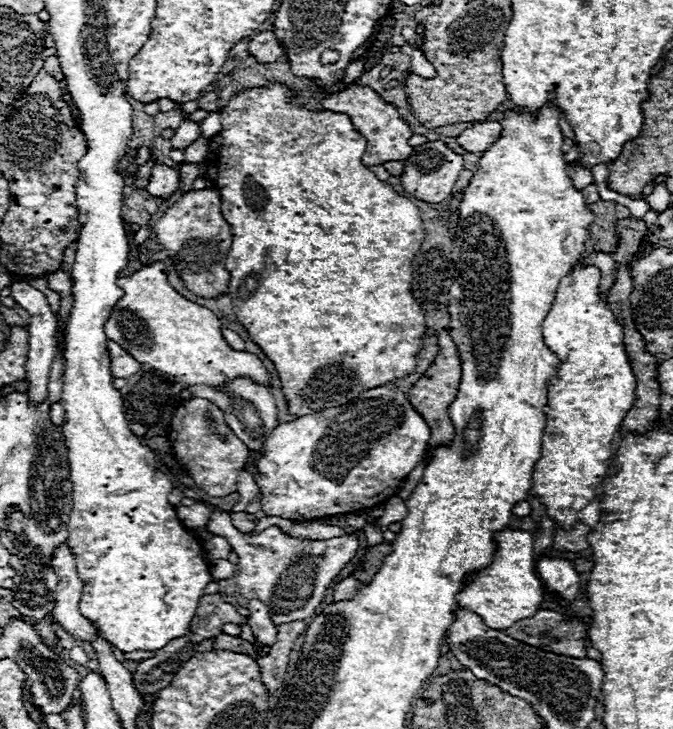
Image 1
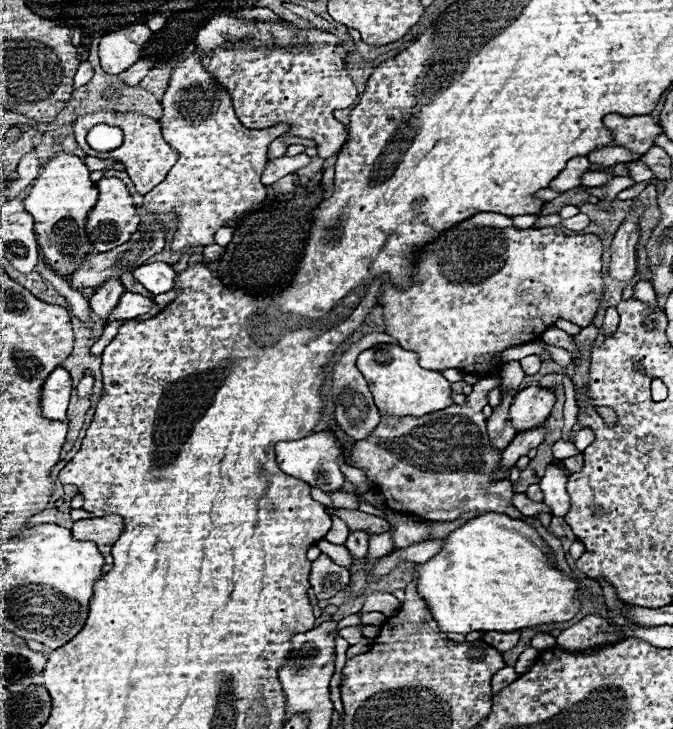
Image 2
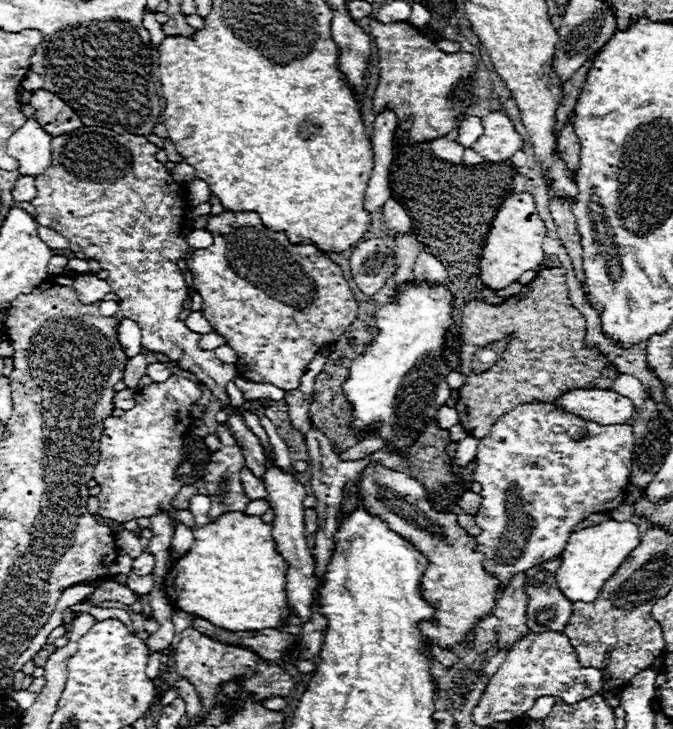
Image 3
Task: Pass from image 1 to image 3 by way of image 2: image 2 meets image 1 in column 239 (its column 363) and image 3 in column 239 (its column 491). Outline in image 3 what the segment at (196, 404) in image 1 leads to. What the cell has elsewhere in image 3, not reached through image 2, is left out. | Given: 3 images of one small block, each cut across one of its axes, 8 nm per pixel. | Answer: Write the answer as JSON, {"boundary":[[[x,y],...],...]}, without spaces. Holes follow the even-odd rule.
{"boundary":[[[236,378],[234,384],[242,392],[244,400],[258,400],[258,398],[270,398],[270,400],[282,400],[284,390],[272,386],[272,384],[262,384],[262,382],[248,382],[244,378]],[[218,424],[218,442],[220,442],[220,448],[216,452],[210,454],[210,462],[206,464],[204,472],[202,472],[202,480],[206,484],[206,490],[208,490],[208,498],[212,500],[212,506],[210,506],[210,520],[216,520],[218,516],[226,514],[226,512],[244,512],[246,506],[248,506],[248,498],[244,496],[244,490],[242,490],[242,480],[240,480],[240,472],[242,468],[246,468],[246,460],[244,460],[244,454],[242,454],[242,448],[238,446],[234,434],[230,432],[230,428],[226,424]]]}

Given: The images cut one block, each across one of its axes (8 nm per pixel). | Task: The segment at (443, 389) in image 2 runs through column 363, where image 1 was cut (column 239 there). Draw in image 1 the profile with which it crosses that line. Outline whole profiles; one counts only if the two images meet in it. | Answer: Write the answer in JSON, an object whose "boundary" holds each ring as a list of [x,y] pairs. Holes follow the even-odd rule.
{"boundary":[[[150,262],[138,272],[118,278],[124,296],[112,308],[104,324],[104,334],[116,340],[140,364],[178,376],[186,384],[224,386],[236,374],[250,376],[260,384],[268,384],[268,372],[262,362],[248,352],[234,352],[222,338],[216,314],[196,302],[180,296],[168,282],[168,268],[162,262]]]}

